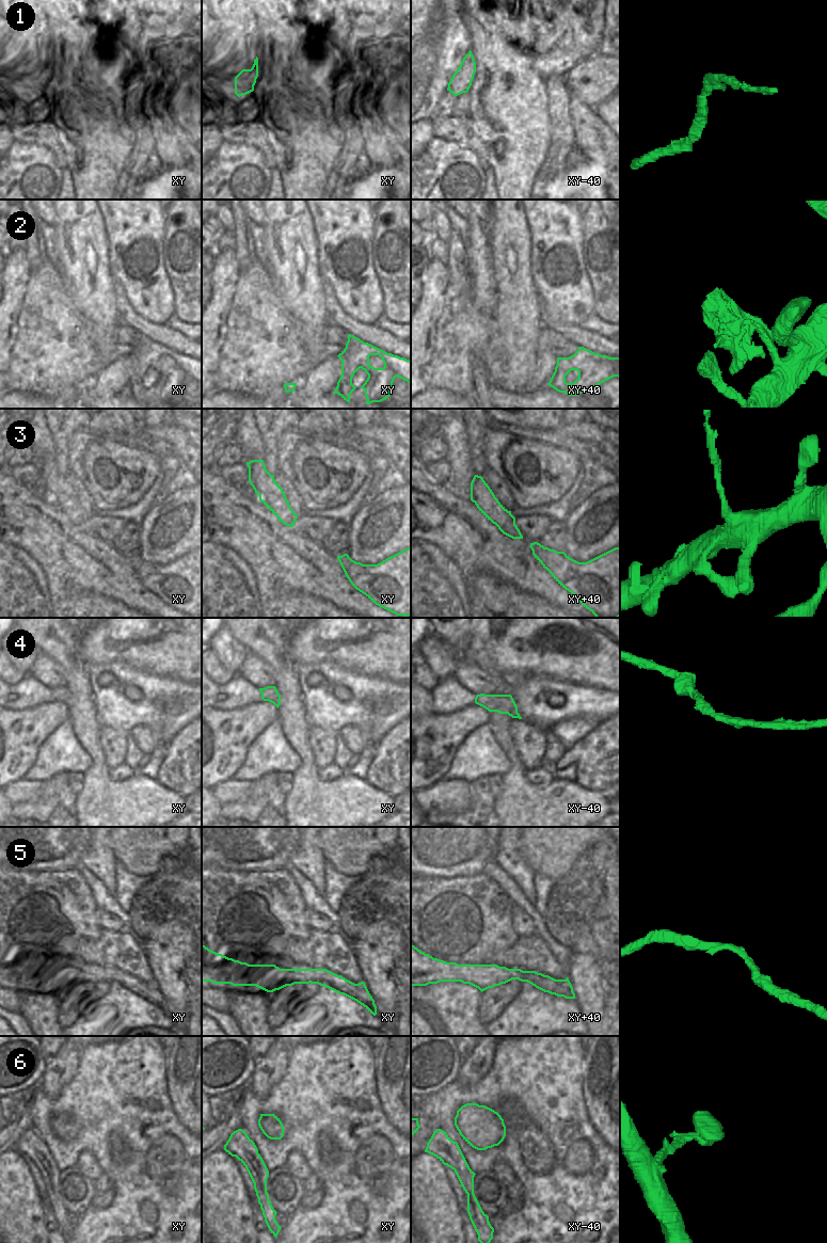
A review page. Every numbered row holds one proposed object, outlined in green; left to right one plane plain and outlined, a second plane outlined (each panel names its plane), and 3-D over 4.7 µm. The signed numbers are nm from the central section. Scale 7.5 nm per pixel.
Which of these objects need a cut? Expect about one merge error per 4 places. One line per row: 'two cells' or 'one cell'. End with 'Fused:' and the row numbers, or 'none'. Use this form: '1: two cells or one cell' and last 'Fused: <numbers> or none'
1: one cell
2: one cell
3: two cells
4: one cell
5: one cell
6: one cell
Fused: 3

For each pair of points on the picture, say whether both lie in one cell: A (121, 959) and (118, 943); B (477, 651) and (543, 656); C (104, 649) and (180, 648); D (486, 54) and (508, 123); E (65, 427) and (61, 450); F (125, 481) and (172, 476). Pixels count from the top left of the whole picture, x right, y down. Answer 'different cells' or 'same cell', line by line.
A: same cell
B: different cells
C: same cell
D: same cell
E: same cell
F: different cells

